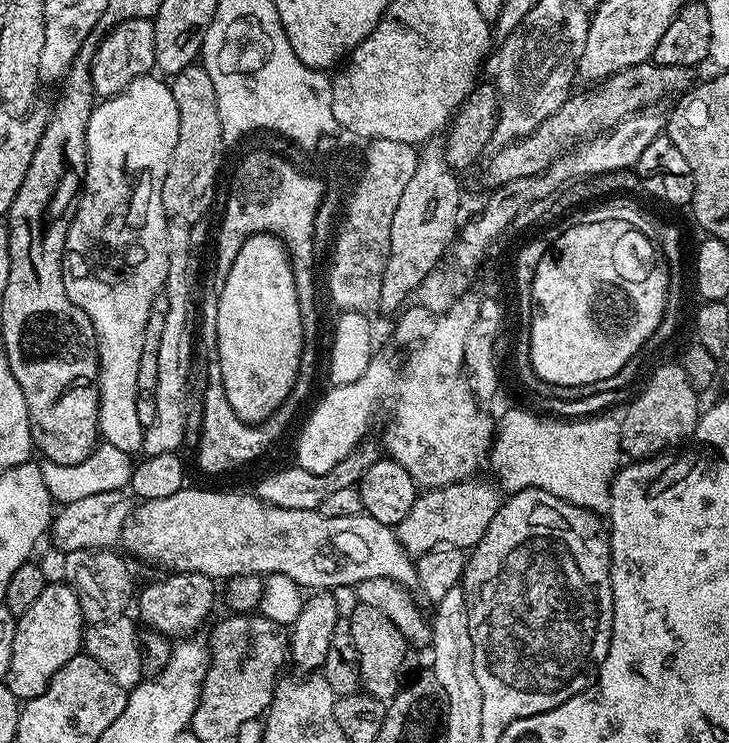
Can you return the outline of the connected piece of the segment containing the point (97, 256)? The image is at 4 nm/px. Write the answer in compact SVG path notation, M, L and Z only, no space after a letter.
M156 74L142 78L134 78L126 90L117 96L101 99L93 107L88 119L86 132L88 147L88 165L84 171L82 191L74 205L72 221L66 234L64 247L64 285L66 294L74 306L78 306L88 315L92 329L96 331L96 355L98 357L98 387L100 389L100 436L107 443L118 446L118 450L136 454L144 447L144 427L138 422L138 406L136 405L136 383L138 382L138 362L142 358L142 338L146 338L146 318L150 318L150 306L156 296L164 291L168 280L168 221L170 217L164 213L162 206L162 182L166 182L166 170L170 170L170 158L174 158L174 146L178 146L178 106L174 102L174 94L167 79Z

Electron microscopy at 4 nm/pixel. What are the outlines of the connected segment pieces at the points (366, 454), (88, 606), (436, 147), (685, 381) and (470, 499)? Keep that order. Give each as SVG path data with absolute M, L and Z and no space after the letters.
M365 442L359 444L350 454L346 454L346 458L342 458L342 462L338 462L338 466L334 466L334 470L326 470L326 474L321 476L299 466L280 468L273 476L266 477L254 489L254 495L257 500L263 500L265 504L273 504L279 508L314 512L322 506L322 502L326 498L330 498L330 494L336 493L337 490L357 487L362 474L366 474L366 470L370 470L370 466L374 466L374 462L378 462L380 459L382 459L381 445Z
M74 550L65 552L66 576L65 581L75 590L77 598L80 599L80 609L85 621L92 626L103 626L111 620L117 620L129 611L128 607L134 604L134 588L132 592L132 572L128 569L129 561L116 550Z
M428 142L419 149L416 169L406 190L402 190L402 198L394 210L394 223L390 226L390 258L386 258L386 274L382 274L381 313L399 313L411 301L408 299L419 293L423 280L437 271L439 264L436 263L443 256L445 259L451 249L461 223L460 184L456 176L444 160L443 143Z
M679 363L664 364L652 372L648 385L640 392L640 397L624 412L624 420L619 421L620 447L625 457L639 462L667 453L667 448L680 444L691 437L700 420L702 403L690 378Z
M469 478L450 486L421 491L414 506L410 506L410 514L395 525L400 545L413 558L426 554L439 544L453 544L455 548L465 550L475 548L502 503L501 493L493 485L492 488L483 484L480 478Z

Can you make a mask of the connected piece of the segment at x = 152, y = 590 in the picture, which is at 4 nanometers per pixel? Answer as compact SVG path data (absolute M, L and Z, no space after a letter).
M172 572L165 580L156 580L138 592L139 619L147 627L169 638L188 638L204 624L212 612L212 603L218 600L218 588L211 576L197 572Z

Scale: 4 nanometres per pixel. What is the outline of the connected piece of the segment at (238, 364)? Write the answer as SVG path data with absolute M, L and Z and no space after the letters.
M261 234L250 237L238 250L238 258L234 258L234 266L230 266L230 274L226 274L224 283L218 288L218 318L216 319L216 349L222 366L222 386L226 390L226 398L230 398L230 406L234 406L234 414L242 418L247 424L261 424L268 420L282 402L292 393L292 387L296 385L296 379L300 373L300 358L304 354L304 327L300 317L298 306L298 294L294 286L294 274L292 273L292 261L288 259L288 249L277 237L271 234Z

